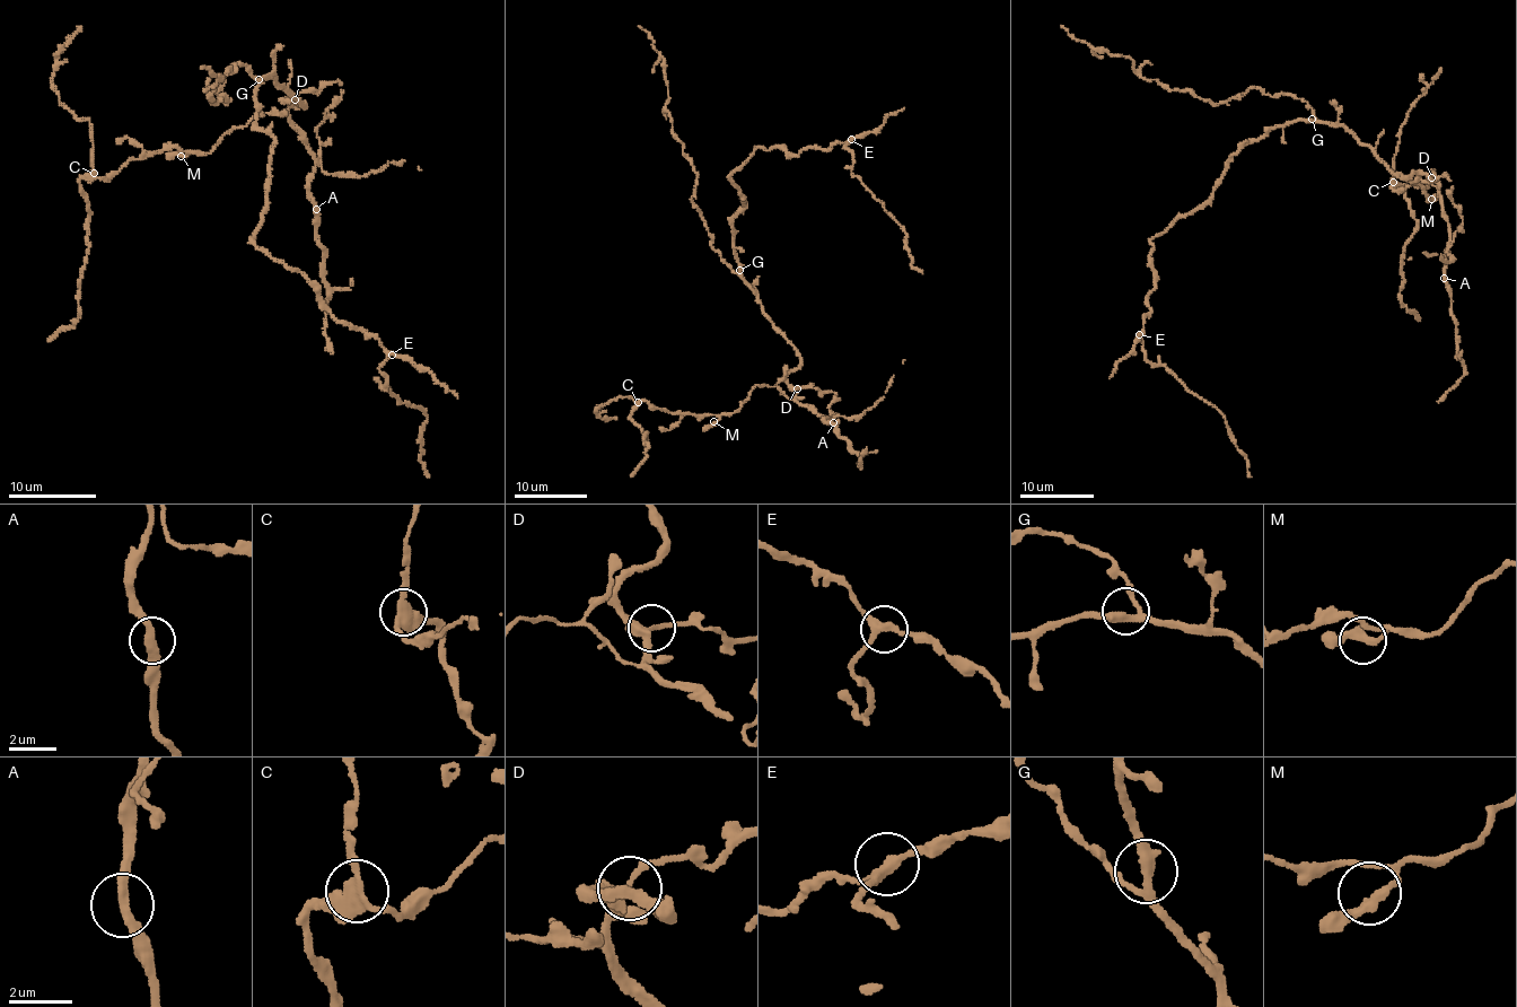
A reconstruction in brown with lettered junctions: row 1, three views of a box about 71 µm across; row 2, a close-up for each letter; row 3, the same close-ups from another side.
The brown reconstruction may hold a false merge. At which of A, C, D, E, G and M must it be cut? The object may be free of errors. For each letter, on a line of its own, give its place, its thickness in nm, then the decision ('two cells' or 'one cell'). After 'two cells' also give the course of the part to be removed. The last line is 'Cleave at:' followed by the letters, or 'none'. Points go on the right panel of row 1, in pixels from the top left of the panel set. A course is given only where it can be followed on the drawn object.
A: (1444, 278) | 320 nm | one cell
C: (1393, 182) | 280 nm | two cells | (1393, 182), (1404, 187), (1404, 198), (1417, 221), (1417, 231), (1403, 253), (1402, 304), (1420, 321)
D: (1431, 177) | 280 nm | one cell
E: (1139, 334) | 280 nm | one cell
G: (1312, 119) | 280 nm | one cell
M: (1431, 199) | 320 nm | one cell
Cleave at: C

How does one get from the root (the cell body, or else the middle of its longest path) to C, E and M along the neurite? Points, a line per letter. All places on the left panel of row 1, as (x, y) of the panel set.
C: (259, 81), (272, 73), (305, 105), (282, 99), (285, 114), (253, 116), (208, 152), (165, 148), (93, 173)
E: (259, 81), (256, 122), (274, 142), (268, 206), (253, 242), (299, 272), (339, 321), (375, 335), (392, 355)
M: (259, 81), (272, 73), (305, 105), (282, 99), (289, 104), (285, 114), (259, 113), (208, 152), (181, 156)

